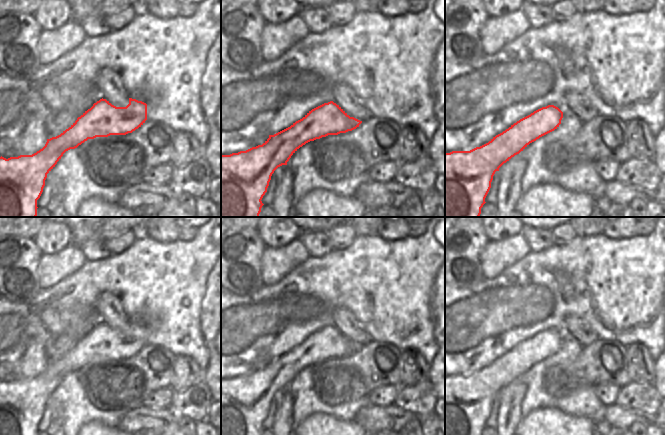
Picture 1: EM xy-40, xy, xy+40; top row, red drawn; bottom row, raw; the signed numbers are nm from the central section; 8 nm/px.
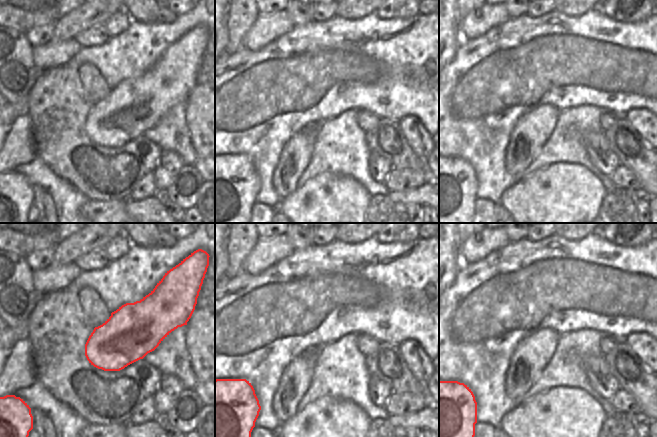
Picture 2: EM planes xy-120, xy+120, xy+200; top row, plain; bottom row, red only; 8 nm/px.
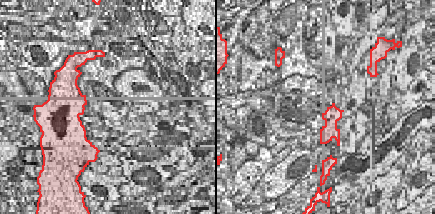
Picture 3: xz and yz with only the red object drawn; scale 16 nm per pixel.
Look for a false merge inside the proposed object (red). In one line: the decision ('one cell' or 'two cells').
one cell

